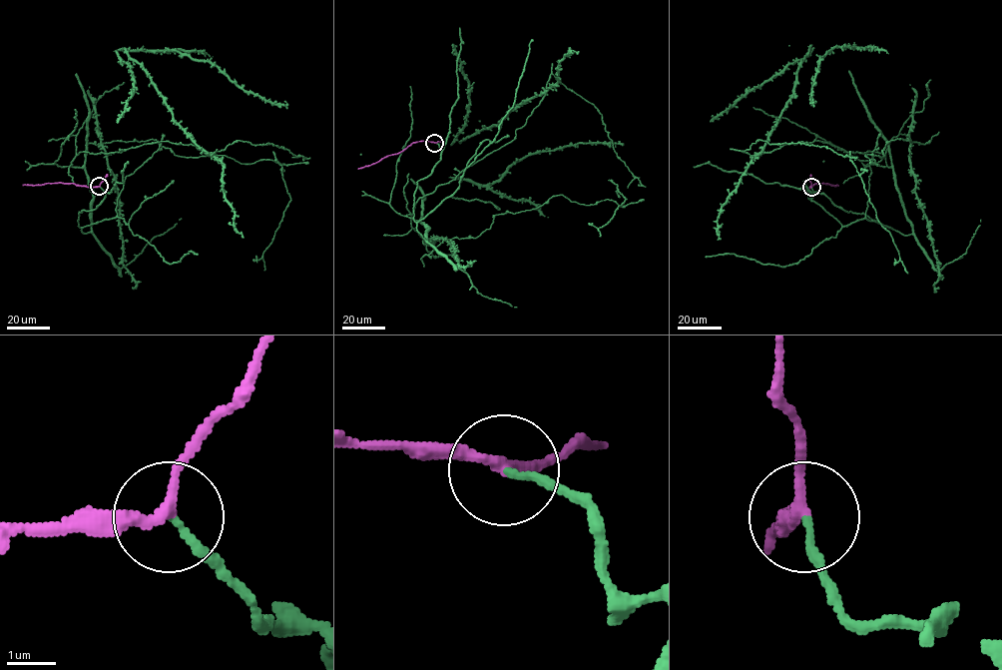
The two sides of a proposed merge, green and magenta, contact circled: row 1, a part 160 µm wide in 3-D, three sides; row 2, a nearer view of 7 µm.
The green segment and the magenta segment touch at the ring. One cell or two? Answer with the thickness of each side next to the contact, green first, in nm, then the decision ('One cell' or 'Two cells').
Thickness 130 nm (green) against 220 nm. Two cells

